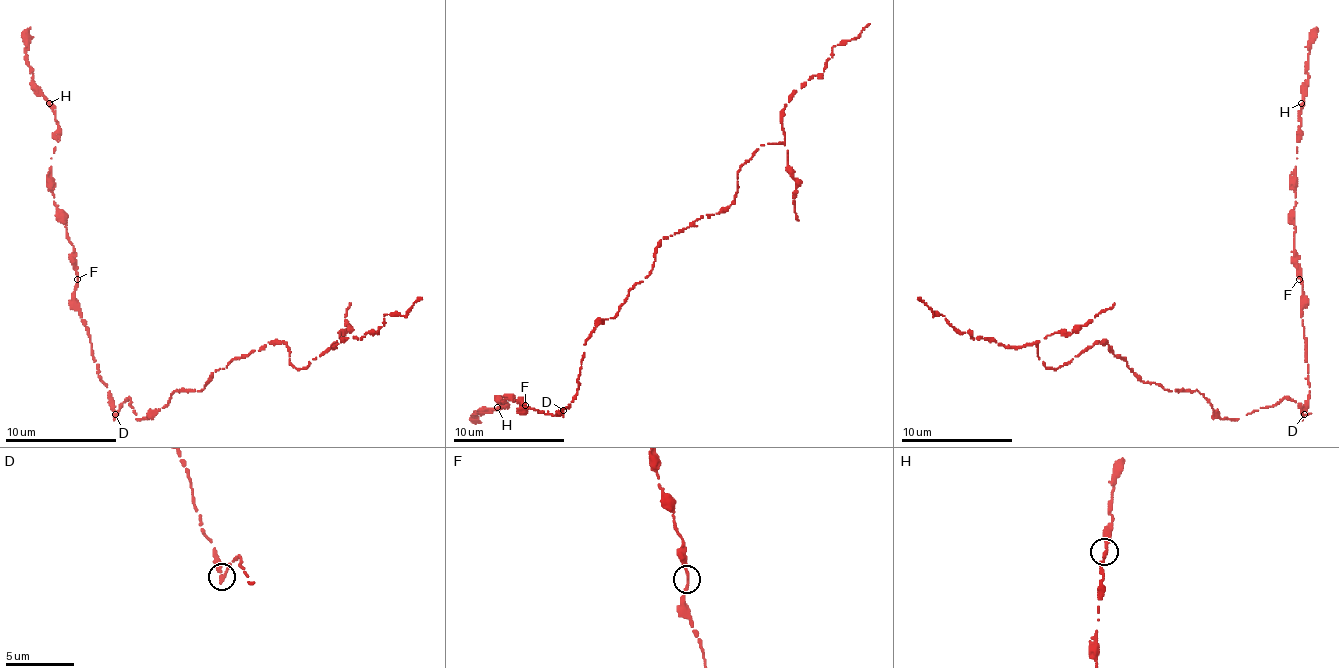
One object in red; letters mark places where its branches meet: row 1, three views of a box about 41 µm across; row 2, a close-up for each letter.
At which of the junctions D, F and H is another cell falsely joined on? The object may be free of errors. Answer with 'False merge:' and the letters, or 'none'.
False merge: D

